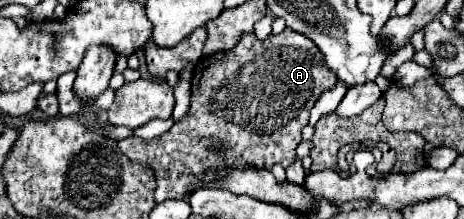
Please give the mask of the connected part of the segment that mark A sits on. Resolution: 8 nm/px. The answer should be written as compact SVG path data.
M284 30L280 34L270 34L266 40L258 40L254 34L244 34L242 40L228 52L218 52L216 56L204 56L192 76L192 104L188 114L178 120L168 132L154 140L140 140L136 136L120 140L120 152L132 162L150 166L156 176L156 202L168 198L184 198L192 192L196 176L224 168L272 168L280 164L288 168L296 160L296 146L300 144L300 130L308 124L310 110L316 98L336 84L336 76L324 64L324 54L308 40L304 34Z

